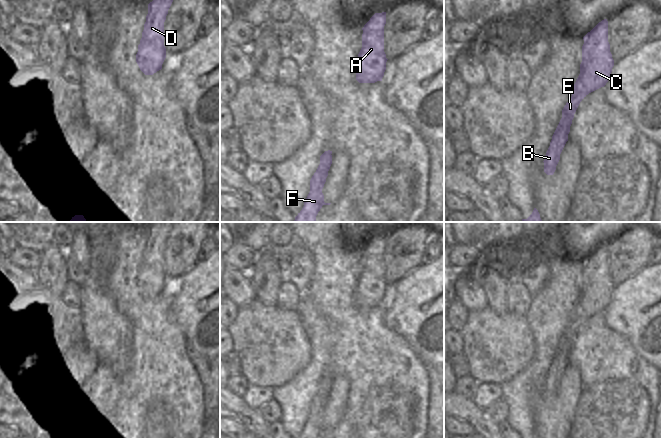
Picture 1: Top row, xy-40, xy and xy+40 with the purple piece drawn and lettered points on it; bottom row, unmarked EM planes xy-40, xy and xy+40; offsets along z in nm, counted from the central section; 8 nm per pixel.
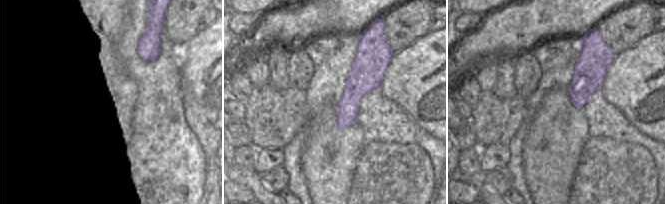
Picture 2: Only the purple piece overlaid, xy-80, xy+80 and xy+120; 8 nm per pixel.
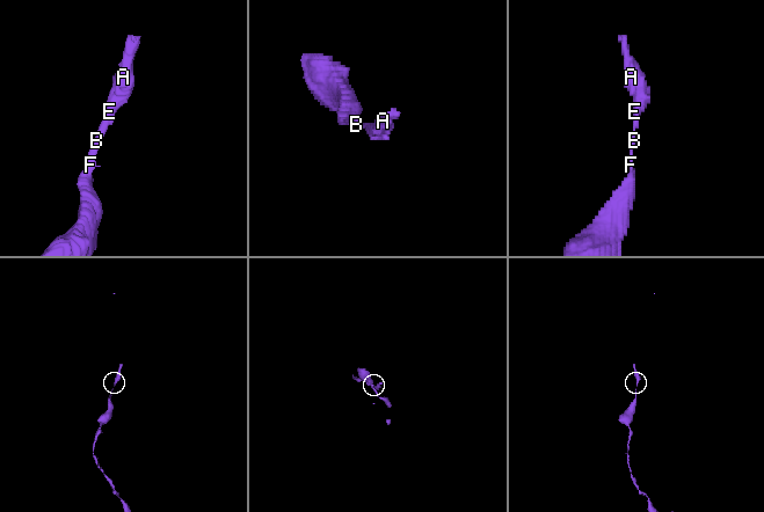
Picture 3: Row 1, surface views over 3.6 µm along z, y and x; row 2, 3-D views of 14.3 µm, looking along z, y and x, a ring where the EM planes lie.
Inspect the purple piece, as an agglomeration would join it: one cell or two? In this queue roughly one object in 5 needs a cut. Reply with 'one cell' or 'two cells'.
one cell

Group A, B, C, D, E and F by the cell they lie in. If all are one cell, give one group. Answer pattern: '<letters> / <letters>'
A B C D E F

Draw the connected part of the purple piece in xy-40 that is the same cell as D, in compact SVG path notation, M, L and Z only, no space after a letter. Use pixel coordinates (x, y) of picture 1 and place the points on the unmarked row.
M155 222L148 228L148 238L138 269L136 286L145 299L162 293L166 282L164 246L174 222Z

